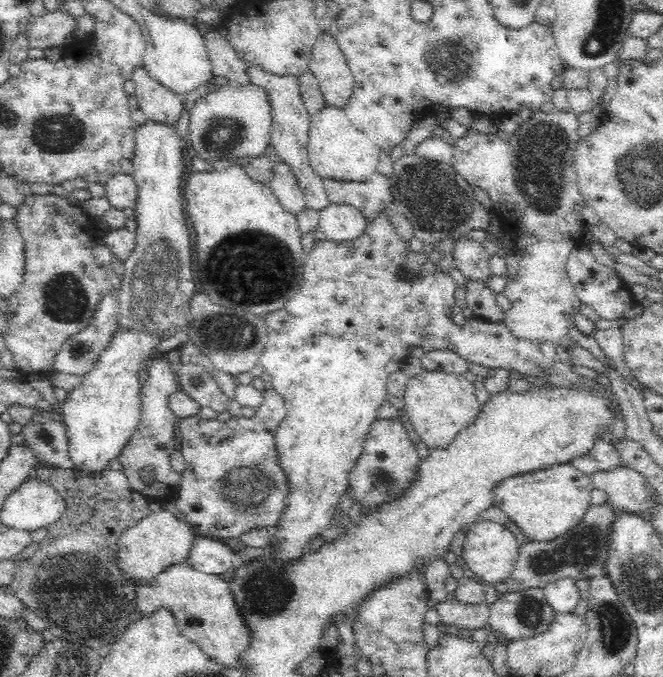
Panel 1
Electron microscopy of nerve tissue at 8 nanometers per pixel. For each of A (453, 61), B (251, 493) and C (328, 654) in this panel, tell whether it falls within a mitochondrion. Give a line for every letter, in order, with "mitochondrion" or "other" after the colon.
A: mitochondrion
B: mitochondrion
C: other

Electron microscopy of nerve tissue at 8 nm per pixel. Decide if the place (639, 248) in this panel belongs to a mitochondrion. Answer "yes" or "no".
no

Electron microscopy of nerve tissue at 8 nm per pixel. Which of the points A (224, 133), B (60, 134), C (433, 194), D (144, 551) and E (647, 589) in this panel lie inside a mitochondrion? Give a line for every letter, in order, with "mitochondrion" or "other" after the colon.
A: mitochondrion
B: mitochondrion
C: mitochondrion
D: other
E: mitochondrion

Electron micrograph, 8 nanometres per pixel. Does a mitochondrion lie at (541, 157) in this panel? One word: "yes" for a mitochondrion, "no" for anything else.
yes

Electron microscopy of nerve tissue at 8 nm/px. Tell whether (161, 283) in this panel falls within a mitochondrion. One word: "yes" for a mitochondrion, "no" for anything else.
yes

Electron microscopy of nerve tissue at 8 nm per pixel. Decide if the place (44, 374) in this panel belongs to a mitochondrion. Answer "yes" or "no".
no

